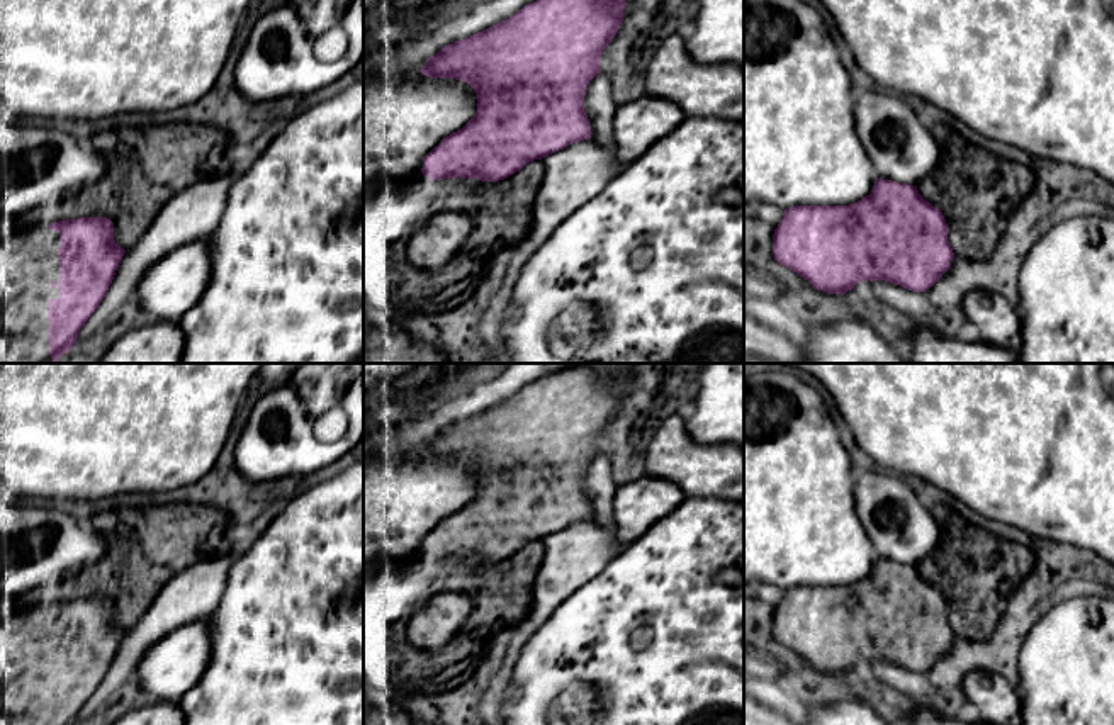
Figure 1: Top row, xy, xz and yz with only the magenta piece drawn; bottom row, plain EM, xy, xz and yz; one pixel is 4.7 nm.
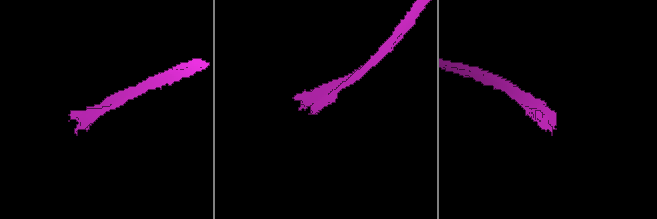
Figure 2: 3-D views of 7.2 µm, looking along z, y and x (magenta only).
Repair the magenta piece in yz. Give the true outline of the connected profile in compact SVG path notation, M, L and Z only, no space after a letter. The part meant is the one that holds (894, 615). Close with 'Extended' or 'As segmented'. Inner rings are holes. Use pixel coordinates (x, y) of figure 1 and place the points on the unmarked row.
M876 559L869 576L849 586L785 589L773 615L774 640L813 669L844 676L861 660L885 660L914 672L929 671L954 638L942 593L917 567Z. As segmented

